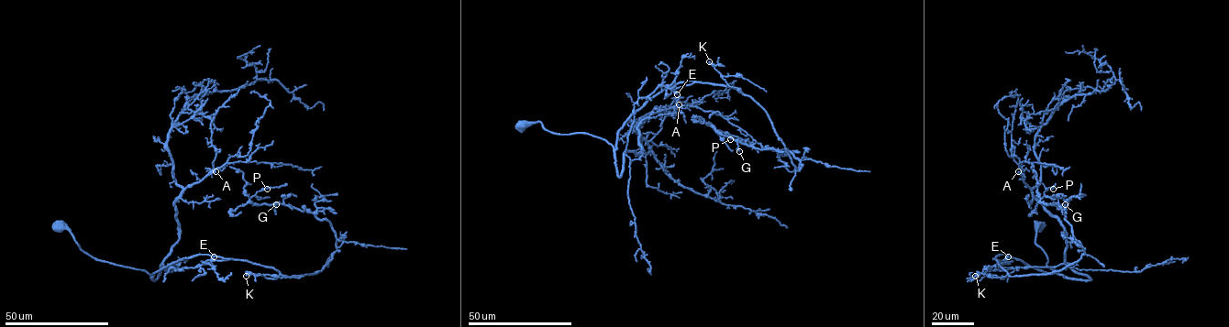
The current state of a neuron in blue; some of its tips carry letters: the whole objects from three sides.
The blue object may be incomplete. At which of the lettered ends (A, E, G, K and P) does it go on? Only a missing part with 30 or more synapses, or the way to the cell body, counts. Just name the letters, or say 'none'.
E

